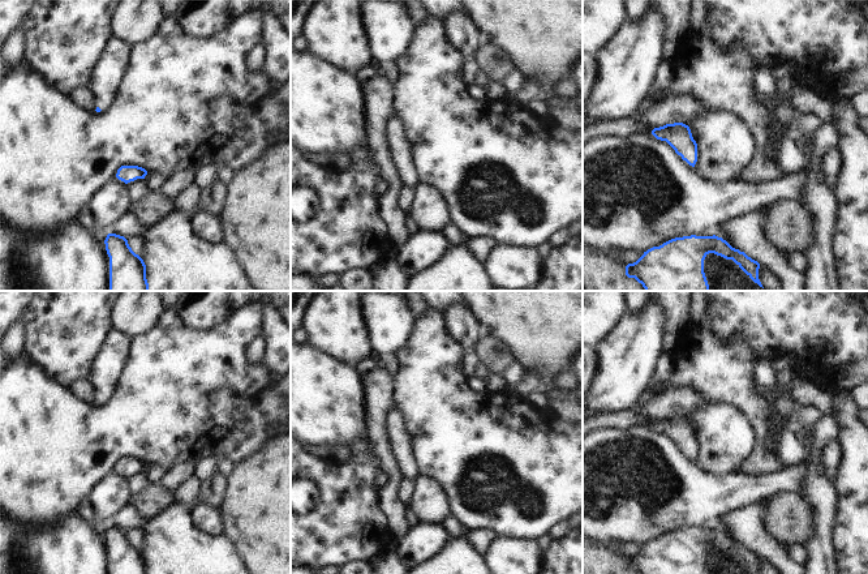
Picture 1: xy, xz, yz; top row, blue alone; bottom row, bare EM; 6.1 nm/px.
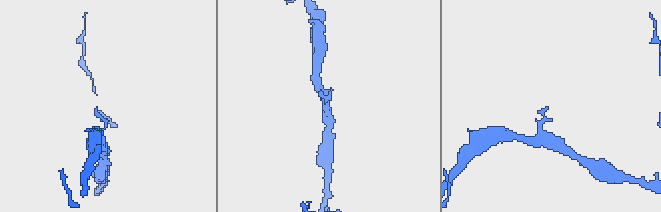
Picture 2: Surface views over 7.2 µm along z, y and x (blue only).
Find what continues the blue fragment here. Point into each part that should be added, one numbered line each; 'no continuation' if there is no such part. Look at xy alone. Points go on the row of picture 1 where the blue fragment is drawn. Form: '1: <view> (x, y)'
1: xy (111, 71)

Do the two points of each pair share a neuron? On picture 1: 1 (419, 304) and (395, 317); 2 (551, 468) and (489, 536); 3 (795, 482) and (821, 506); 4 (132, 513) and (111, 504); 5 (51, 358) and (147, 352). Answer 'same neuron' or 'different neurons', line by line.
1: different neurons
2: different neurons
3: different neurons
4: different neurons
5: different neurons

